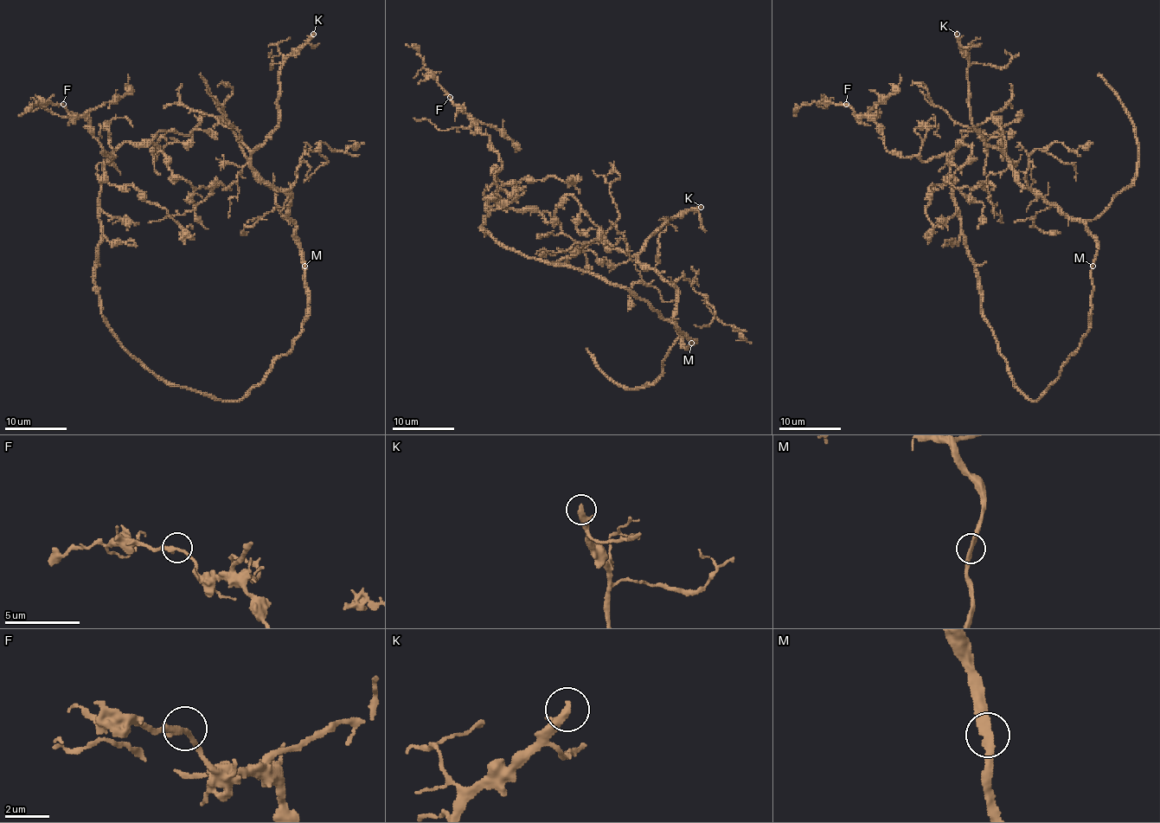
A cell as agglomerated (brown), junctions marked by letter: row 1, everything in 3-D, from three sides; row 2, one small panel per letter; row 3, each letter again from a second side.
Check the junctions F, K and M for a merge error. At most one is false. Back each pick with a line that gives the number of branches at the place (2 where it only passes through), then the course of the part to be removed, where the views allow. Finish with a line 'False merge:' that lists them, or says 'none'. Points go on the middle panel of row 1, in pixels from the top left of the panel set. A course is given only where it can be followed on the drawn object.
False merge: none

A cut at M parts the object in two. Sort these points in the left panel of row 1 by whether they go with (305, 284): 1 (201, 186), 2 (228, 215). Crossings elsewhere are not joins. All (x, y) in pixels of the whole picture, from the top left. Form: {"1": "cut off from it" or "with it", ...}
{"1": "with it", "2": "cut off from it"}

